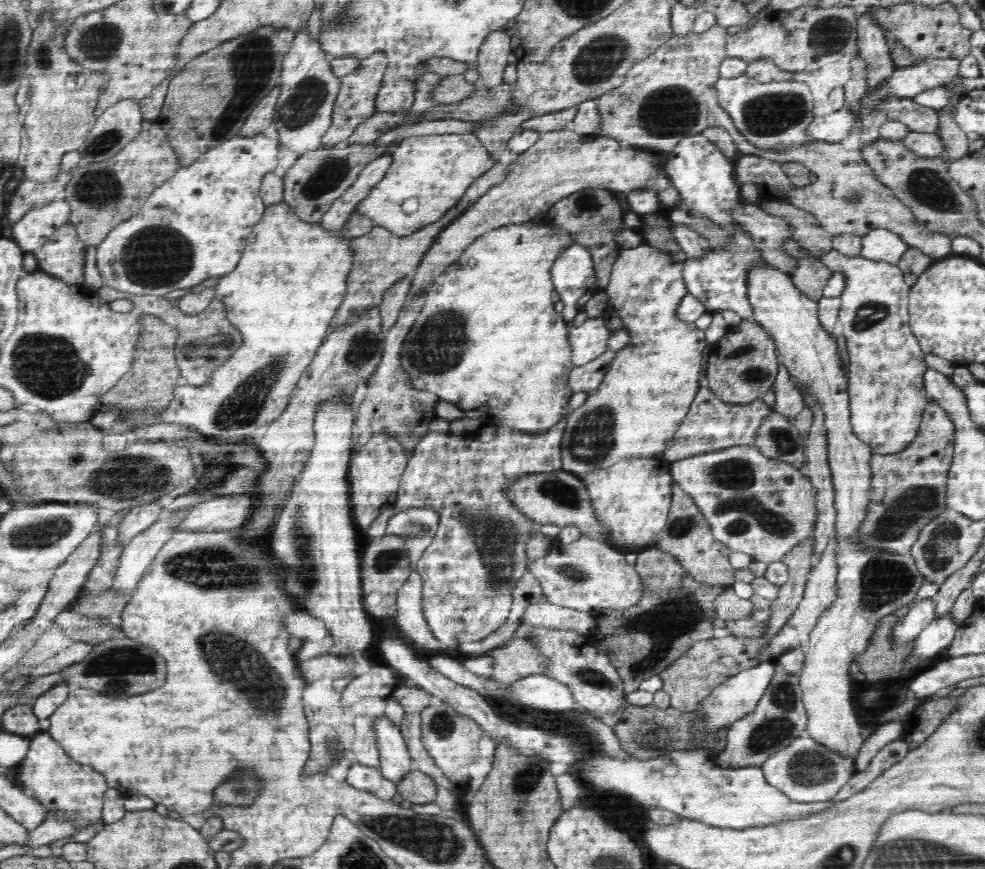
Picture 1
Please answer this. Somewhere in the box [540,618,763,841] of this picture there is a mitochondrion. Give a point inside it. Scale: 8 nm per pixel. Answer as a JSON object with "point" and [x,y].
{"point":[653,734]}

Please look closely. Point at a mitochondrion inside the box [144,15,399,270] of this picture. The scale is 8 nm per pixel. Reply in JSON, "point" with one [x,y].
{"point":[250,64]}

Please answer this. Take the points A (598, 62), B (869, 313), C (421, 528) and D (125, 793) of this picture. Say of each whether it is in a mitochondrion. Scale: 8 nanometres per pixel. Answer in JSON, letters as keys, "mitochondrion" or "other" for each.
{"A":"mitochondrion","B":"mitochondrion","C":"mitochondrion","D":"other"}

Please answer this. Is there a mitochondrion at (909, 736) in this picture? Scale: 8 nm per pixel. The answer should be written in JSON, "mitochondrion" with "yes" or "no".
{"mitochondrion":"no"}

